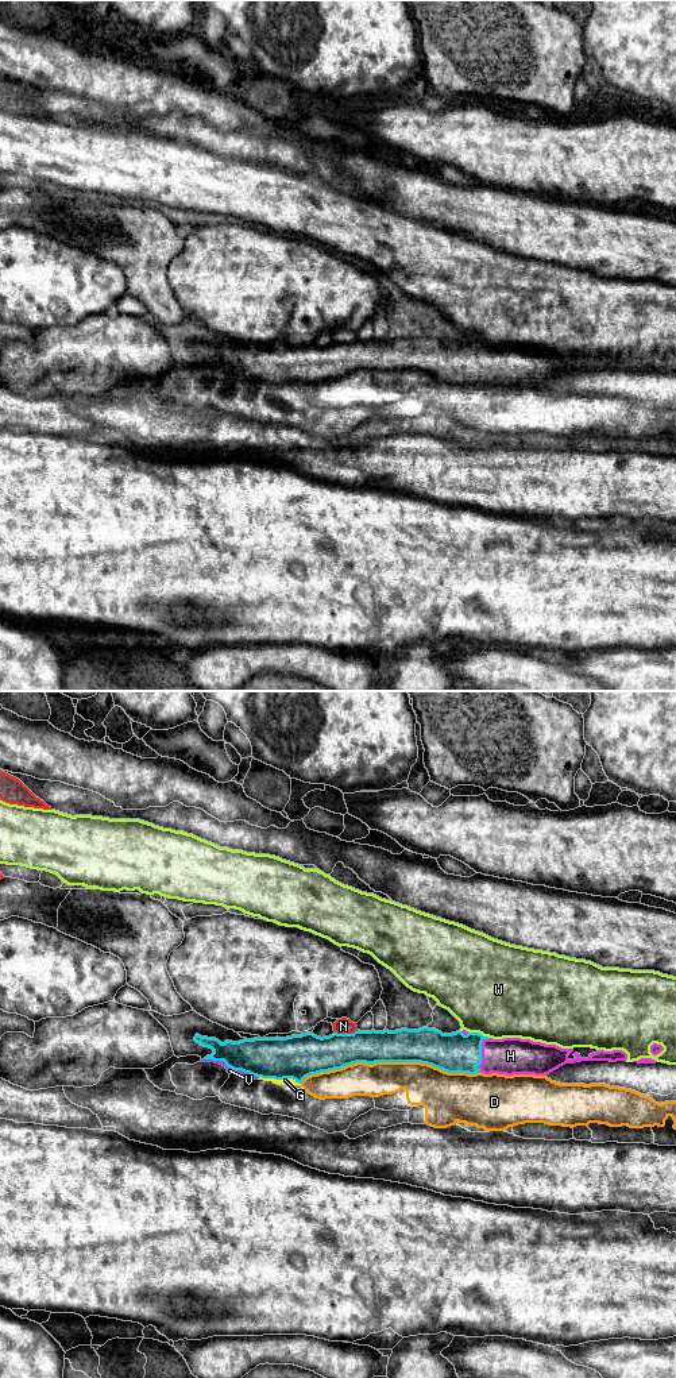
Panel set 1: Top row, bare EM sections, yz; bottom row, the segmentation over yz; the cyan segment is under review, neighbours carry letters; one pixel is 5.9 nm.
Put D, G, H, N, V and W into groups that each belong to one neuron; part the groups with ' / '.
D / G V / H / N / W

